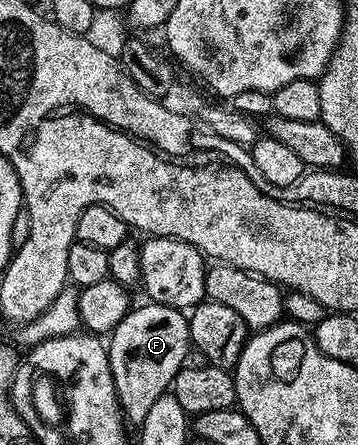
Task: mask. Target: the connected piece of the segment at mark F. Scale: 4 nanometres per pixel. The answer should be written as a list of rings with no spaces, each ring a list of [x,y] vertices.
[[[150,302],[144,305],[136,312],[135,309],[128,311],[127,317],[109,336],[111,373],[119,407],[135,426],[143,423],[145,414],[149,414],[149,406],[174,385],[176,374],[188,363],[187,351],[193,348],[191,325],[180,309]]]

